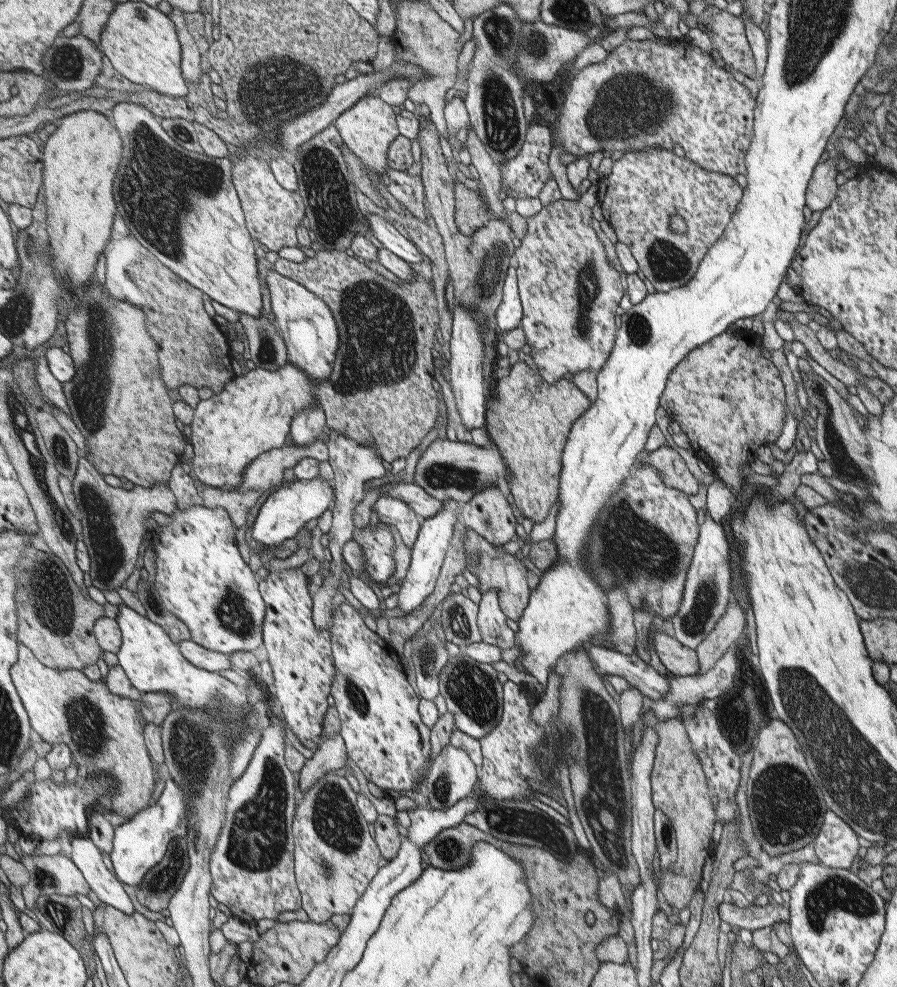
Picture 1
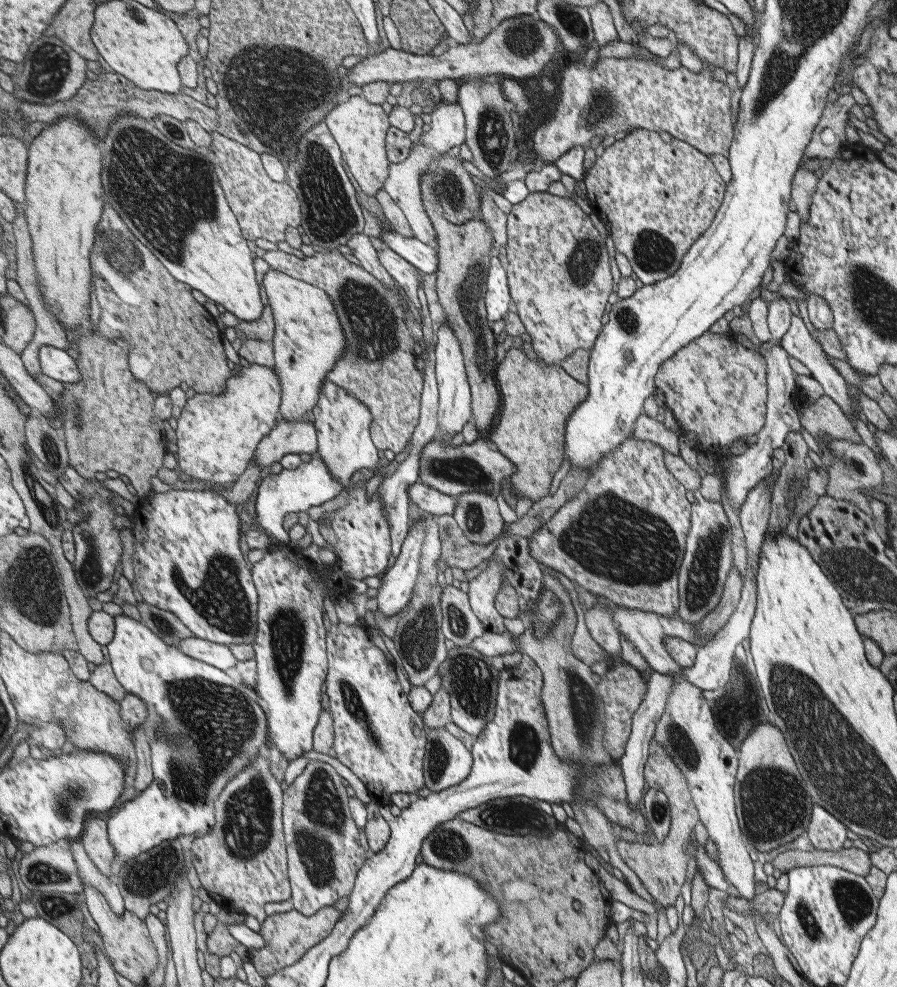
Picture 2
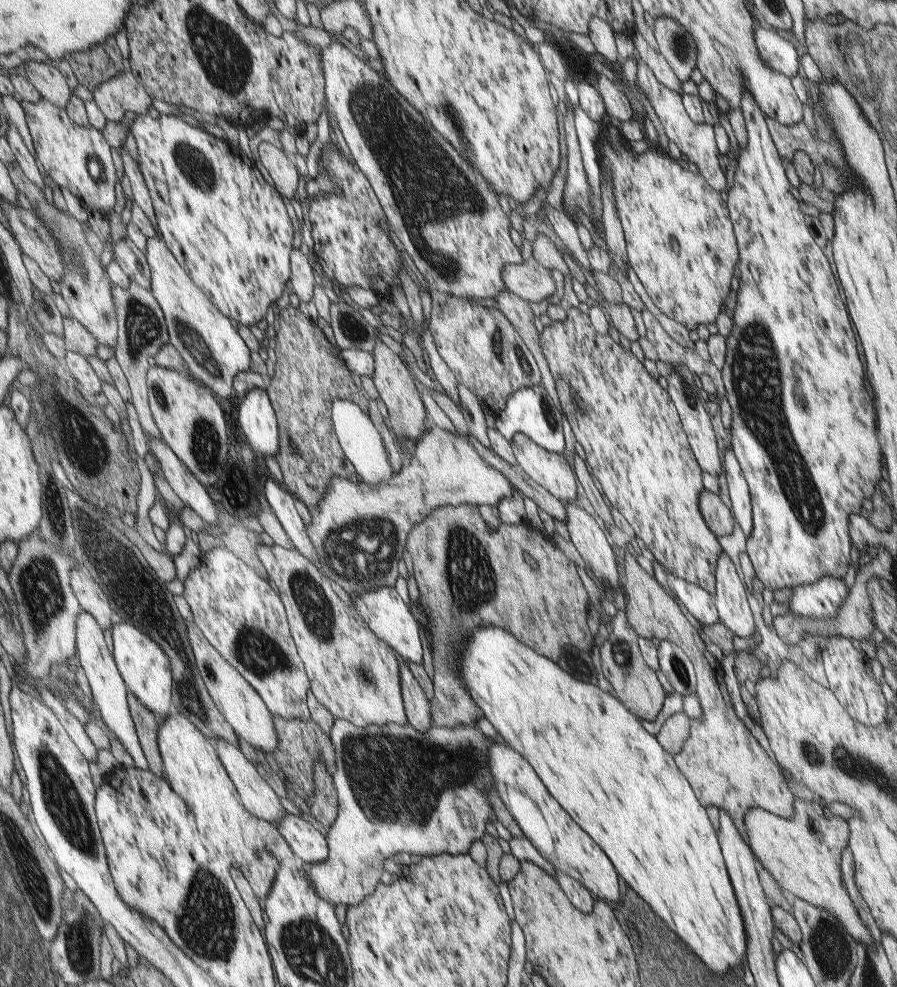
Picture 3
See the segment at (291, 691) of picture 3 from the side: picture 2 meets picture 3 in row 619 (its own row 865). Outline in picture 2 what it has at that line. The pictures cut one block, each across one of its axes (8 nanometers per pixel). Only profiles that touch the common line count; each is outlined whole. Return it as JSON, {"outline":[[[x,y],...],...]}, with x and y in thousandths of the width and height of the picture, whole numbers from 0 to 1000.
{"outline":[[[297,761],[283,770],[281,776],[254,794],[243,811],[243,835],[233,847],[222,846],[210,852],[214,857],[214,873],[222,890],[234,906],[259,922],[284,929],[290,937],[297,934],[297,914],[326,911],[322,855],[317,843],[317,799],[319,795],[303,783],[303,770]]]}

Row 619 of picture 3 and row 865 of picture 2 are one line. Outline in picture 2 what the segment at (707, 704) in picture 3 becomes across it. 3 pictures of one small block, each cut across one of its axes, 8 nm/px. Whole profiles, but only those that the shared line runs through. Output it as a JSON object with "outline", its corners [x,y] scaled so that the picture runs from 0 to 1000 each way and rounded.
{"outline":[[[729,750],[724,758],[718,787],[725,797],[739,802],[746,811],[748,819],[747,842],[738,854],[728,853],[727,856],[720,856],[715,850],[702,853],[691,848],[687,852],[687,859],[689,859],[689,865],[693,867],[693,871],[710,886],[730,912],[740,919],[751,918],[755,908],[760,906],[760,897],[765,895],[766,877],[770,868],[765,863],[765,854],[775,851],[771,842],[774,843],[774,837],[780,831],[780,827],[773,813],[768,792],[764,790],[763,784],[758,782],[750,768],[746,766],[746,762]]]}

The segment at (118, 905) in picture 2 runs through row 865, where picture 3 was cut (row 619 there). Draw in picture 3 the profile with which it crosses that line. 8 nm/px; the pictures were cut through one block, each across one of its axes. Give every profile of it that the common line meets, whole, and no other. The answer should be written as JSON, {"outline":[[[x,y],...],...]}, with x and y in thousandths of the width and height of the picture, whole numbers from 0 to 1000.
{"outline":[[[94,618],[87,627],[87,664],[93,677],[99,687],[104,701],[104,711],[109,716],[120,739],[125,740],[129,748],[148,767],[156,779],[169,781],[169,776],[163,766],[149,724],[144,711],[145,699],[143,692],[130,672],[128,661],[125,662],[120,648],[116,644],[117,636],[109,630],[105,622]]]}

